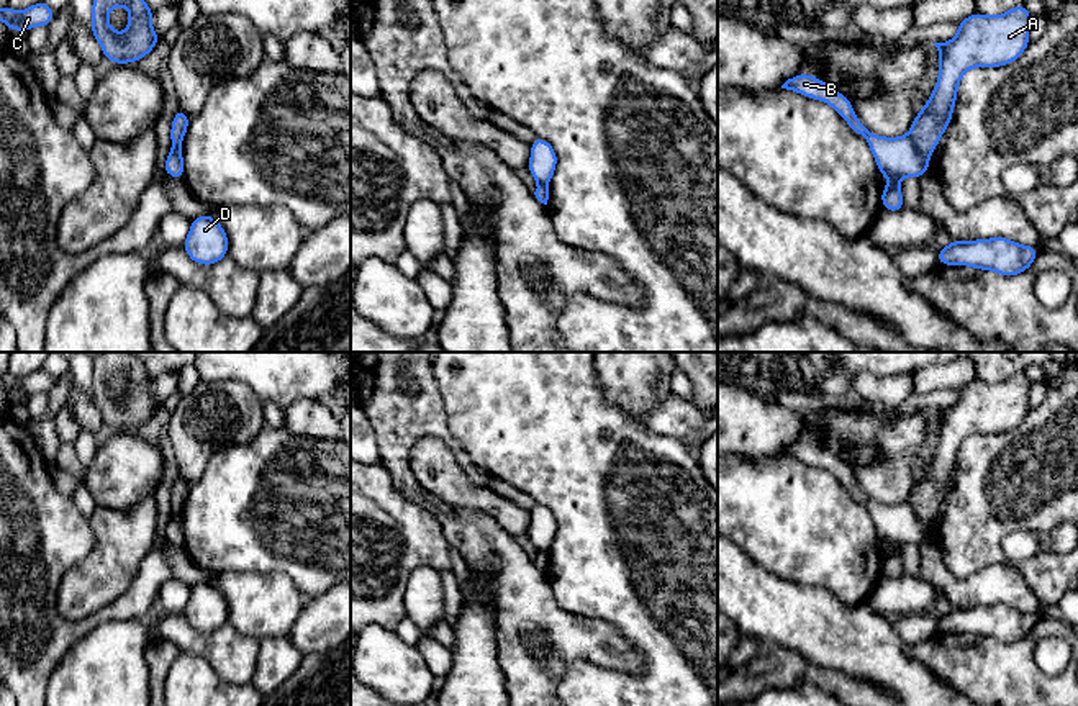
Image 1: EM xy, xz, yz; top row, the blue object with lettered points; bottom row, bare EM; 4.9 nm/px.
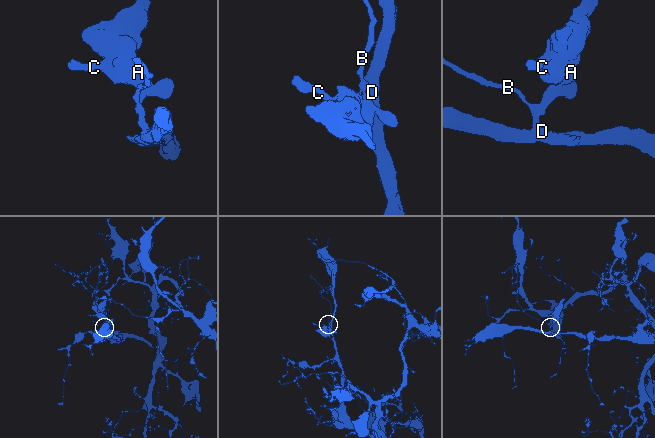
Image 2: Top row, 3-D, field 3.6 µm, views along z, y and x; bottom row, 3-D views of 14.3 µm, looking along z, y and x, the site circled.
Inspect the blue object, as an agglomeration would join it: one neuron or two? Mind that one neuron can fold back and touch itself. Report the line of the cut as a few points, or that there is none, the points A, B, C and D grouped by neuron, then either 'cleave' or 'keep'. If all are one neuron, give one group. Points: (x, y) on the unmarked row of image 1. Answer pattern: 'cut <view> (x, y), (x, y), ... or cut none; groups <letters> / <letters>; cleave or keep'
cut yz (908, 502), (914, 515), (928, 528); groups A C / B D; cleave

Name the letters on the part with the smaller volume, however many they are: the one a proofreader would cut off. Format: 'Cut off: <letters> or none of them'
Cut off: A, C

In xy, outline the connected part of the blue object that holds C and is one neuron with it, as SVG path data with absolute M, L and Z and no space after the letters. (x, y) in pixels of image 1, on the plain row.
M44 367L23 378L15 378L7 372L0 375L0 387L10 398L28 398L34 393L49 393L54 387L54 377Z

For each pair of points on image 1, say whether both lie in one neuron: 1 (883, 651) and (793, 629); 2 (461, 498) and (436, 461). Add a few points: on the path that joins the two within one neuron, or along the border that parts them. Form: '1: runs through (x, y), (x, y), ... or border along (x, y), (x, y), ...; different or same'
1: runs through (860, 644), (816, 629); same
2: runs through (456, 488), (438, 470); same

